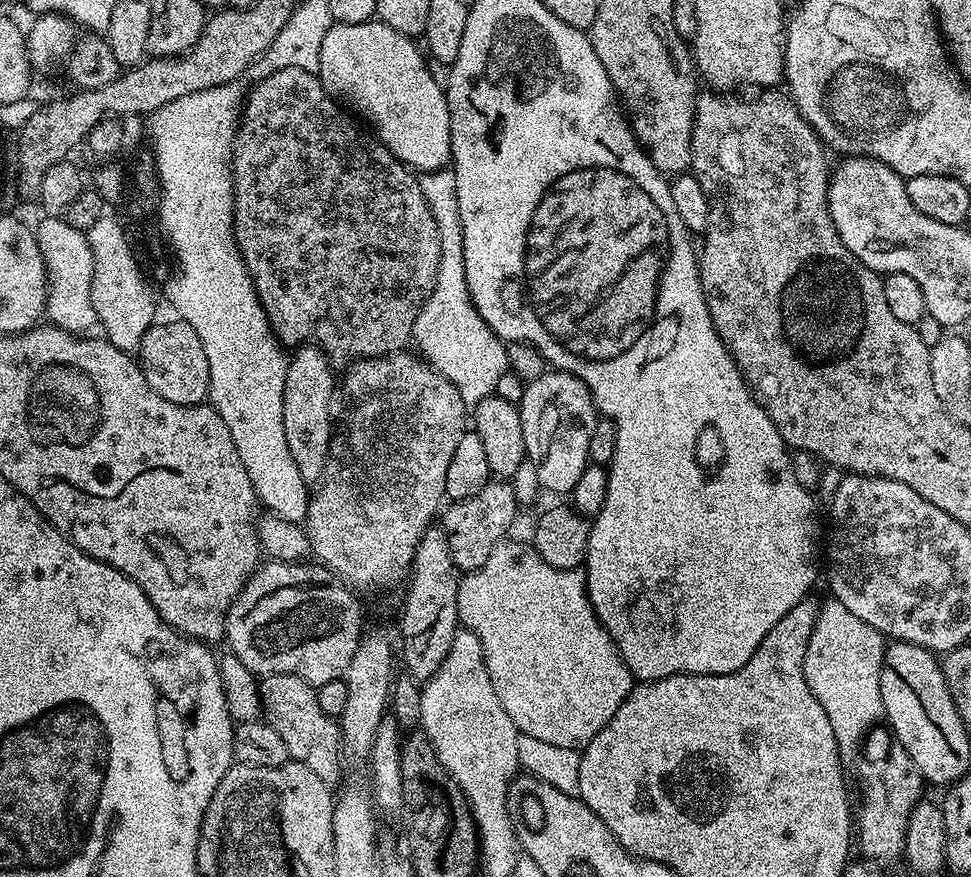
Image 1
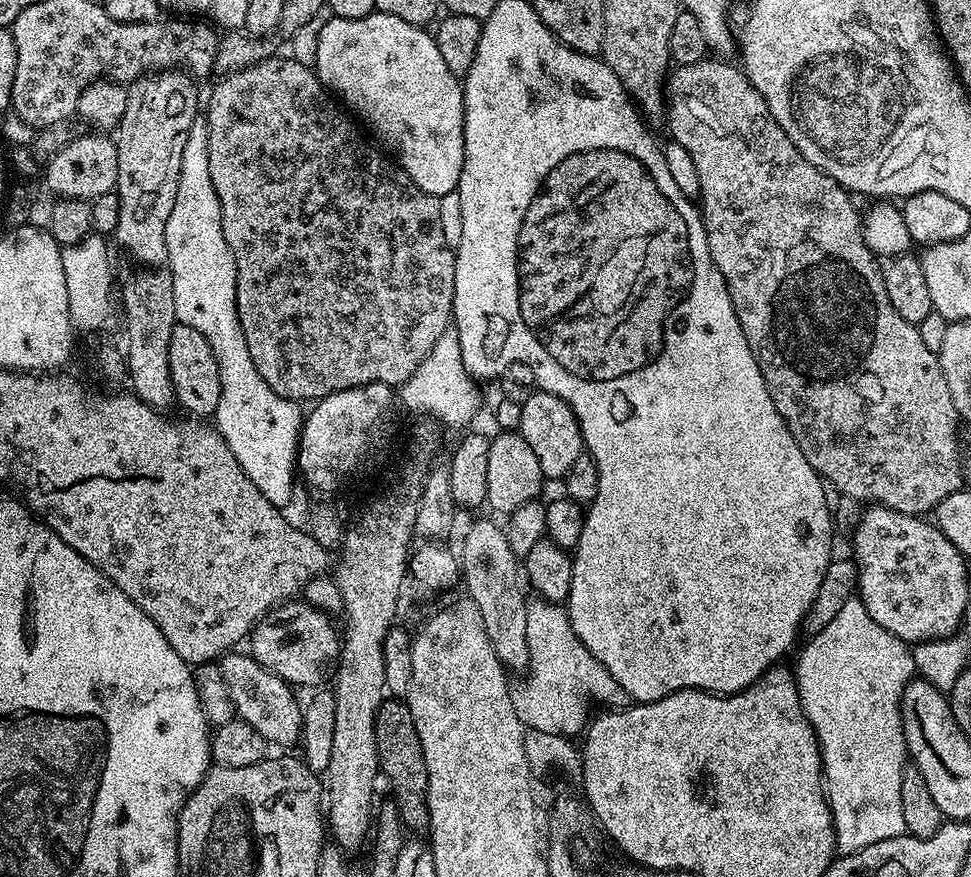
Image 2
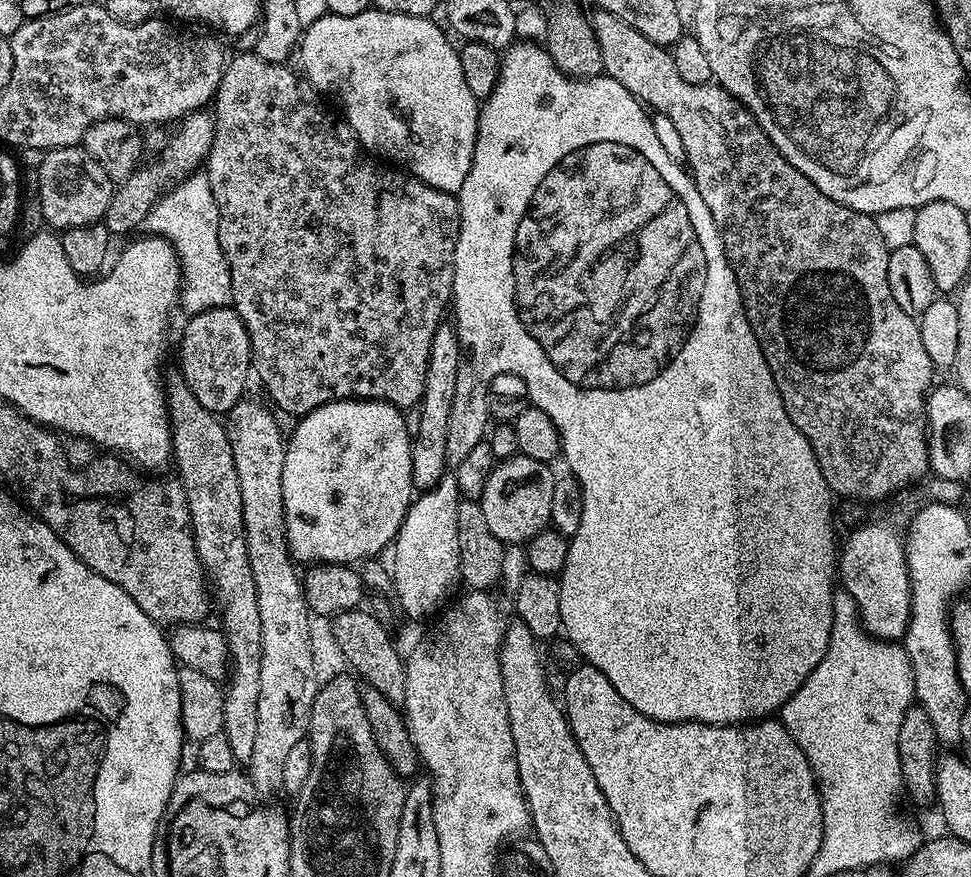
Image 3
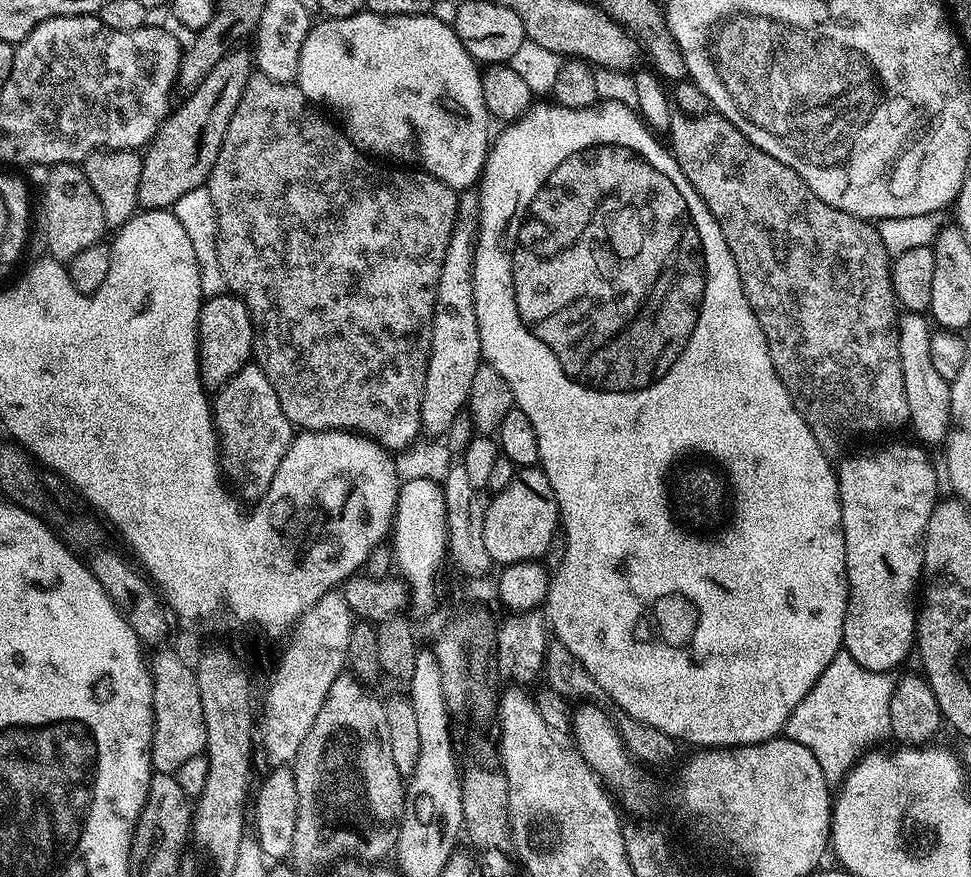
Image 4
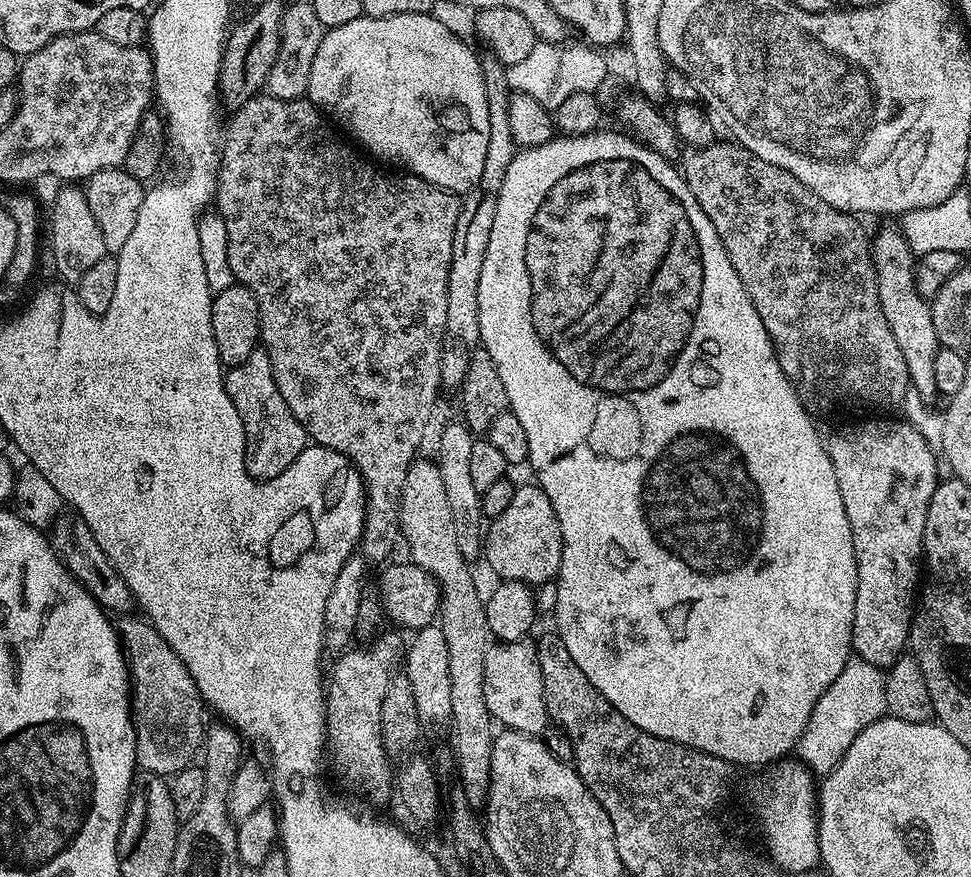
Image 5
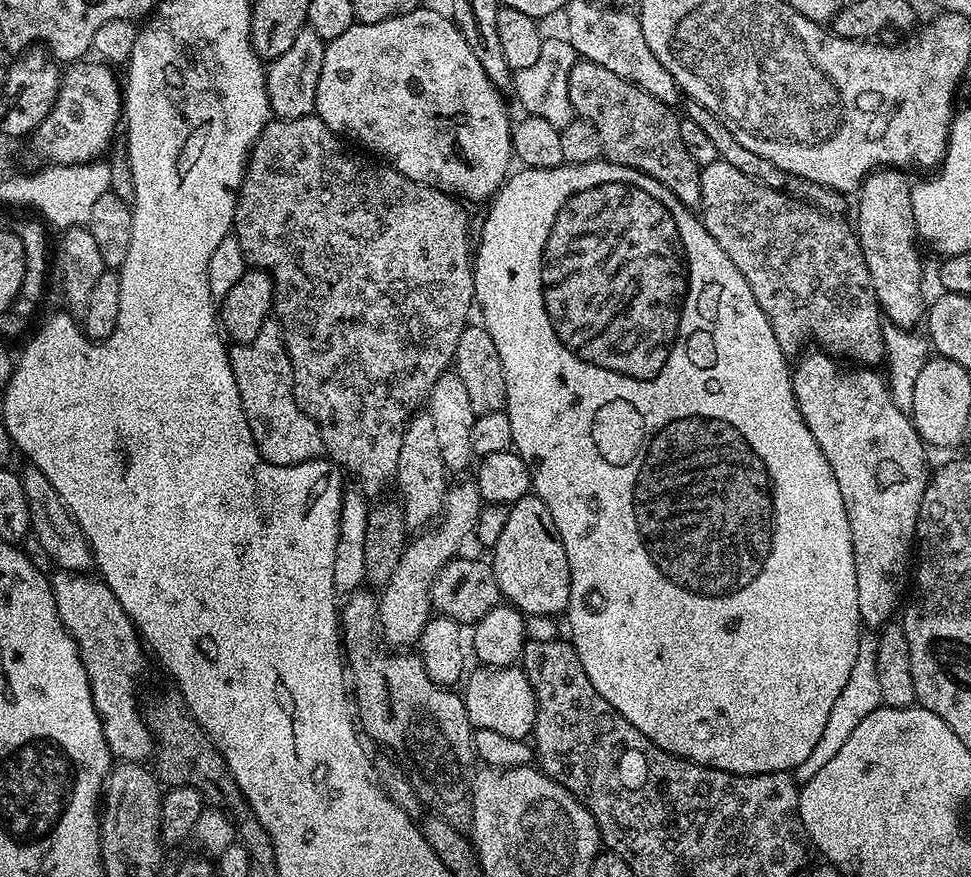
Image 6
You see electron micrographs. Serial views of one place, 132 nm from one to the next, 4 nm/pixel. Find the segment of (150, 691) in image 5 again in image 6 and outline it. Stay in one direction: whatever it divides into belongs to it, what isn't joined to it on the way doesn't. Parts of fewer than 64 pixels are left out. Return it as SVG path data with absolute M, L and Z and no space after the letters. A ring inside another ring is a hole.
M61 570L53 573L50 583L58 618L80 651L82 666L92 691L92 701L104 723L108 749L120 762L139 764L147 761L147 756L149 759L153 755L154 741L138 704L136 708L136 679L144 668L146 653L136 624L126 614L126 610L122 610L122 602L118 602L110 586L106 586L95 575Z

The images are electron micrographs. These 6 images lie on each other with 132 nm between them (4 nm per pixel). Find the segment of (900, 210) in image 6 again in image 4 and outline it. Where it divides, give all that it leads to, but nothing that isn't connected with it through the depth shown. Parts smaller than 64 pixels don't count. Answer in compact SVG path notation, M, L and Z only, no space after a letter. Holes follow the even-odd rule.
M904 314L899 317L900 342L898 354L900 365L904 375L906 386L906 406L908 407L908 424L912 432L917 436L915 439L921 445L945 443L949 427L952 423L950 418L950 390L951 383L942 378L933 367L933 359L930 358L930 342L933 335L928 330L930 320L924 314Z

